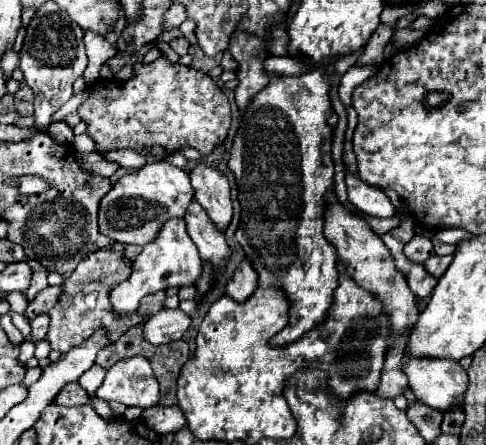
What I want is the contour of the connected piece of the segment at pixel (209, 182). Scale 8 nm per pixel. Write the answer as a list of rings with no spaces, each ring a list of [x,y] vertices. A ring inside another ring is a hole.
[[[198,162],[190,170],[190,184],[194,188],[194,198],[208,212],[216,228],[224,232],[232,218],[232,200],[226,176],[216,168]]]

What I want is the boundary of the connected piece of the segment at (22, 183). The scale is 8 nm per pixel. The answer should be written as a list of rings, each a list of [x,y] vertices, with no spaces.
[[[22,176],[20,180],[18,180],[18,188],[20,188],[20,192],[24,192],[24,194],[36,194],[36,192],[44,192],[46,188],[48,188],[48,184],[40,178],[36,178],[36,176]]]

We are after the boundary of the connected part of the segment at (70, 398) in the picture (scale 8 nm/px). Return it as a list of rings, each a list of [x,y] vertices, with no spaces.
[[[74,382],[74,384],[66,384],[66,388],[62,388],[62,392],[58,392],[54,402],[62,404],[62,406],[80,406],[80,404],[90,402],[90,396],[86,394],[86,390],[82,390],[82,386],[78,382]]]

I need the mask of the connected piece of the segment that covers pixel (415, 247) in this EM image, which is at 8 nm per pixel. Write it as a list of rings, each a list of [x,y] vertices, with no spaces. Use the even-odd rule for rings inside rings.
[[[414,236],[406,248],[404,248],[404,254],[410,262],[416,262],[416,264],[424,264],[432,254],[434,254],[434,248],[432,248],[432,242],[430,238],[426,236]]]

